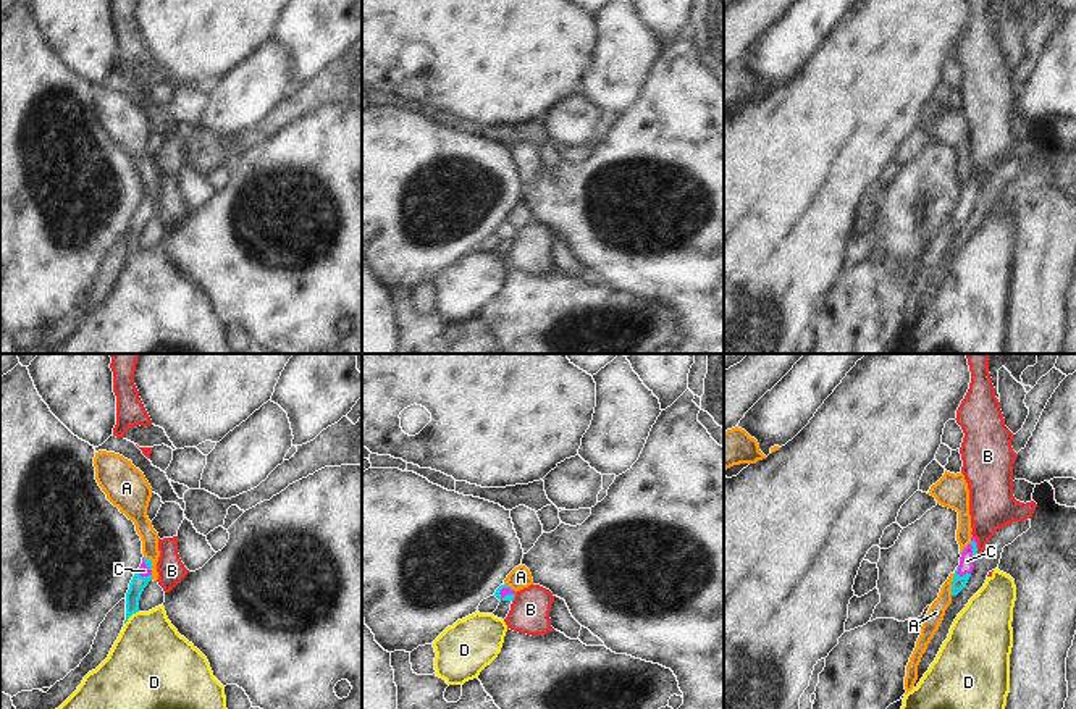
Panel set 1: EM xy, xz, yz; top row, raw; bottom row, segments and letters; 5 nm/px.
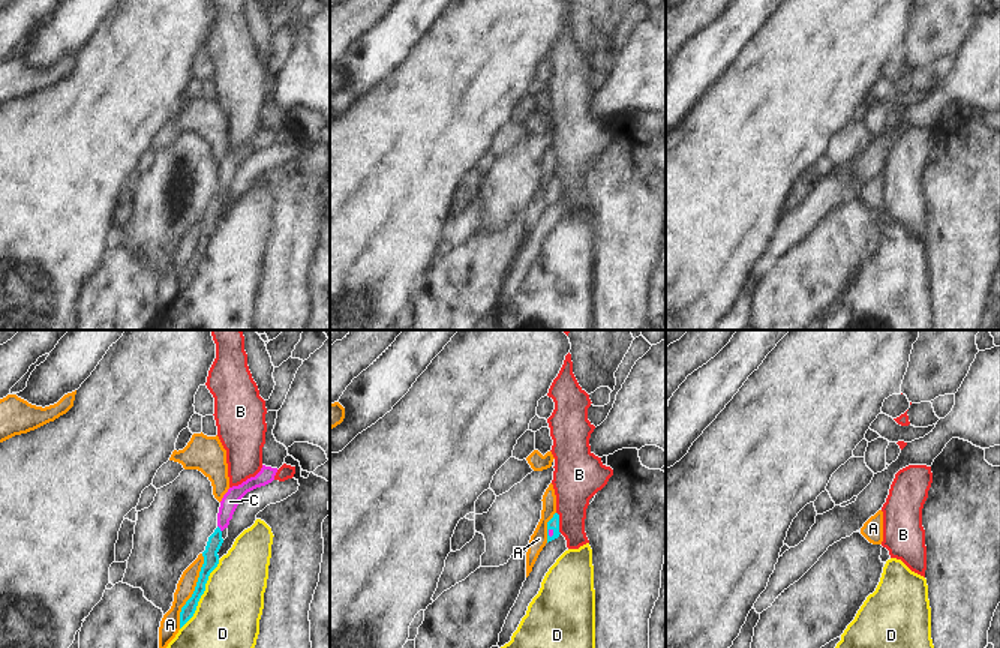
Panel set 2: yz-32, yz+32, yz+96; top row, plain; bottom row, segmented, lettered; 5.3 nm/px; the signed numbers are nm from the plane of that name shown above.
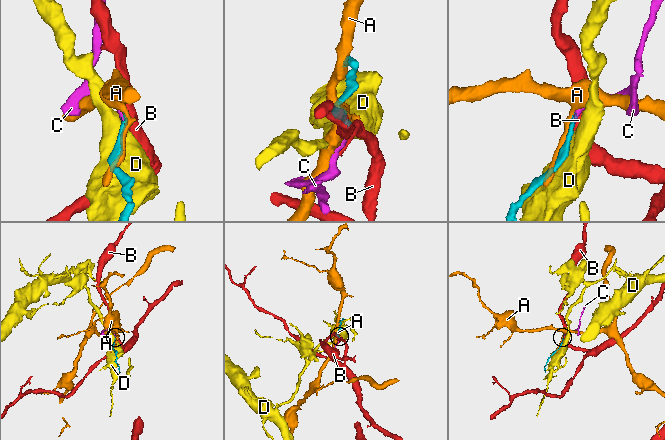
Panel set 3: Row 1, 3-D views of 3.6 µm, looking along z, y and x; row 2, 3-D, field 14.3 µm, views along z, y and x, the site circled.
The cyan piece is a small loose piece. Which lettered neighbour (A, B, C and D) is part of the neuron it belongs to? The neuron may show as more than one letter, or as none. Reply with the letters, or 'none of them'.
C

